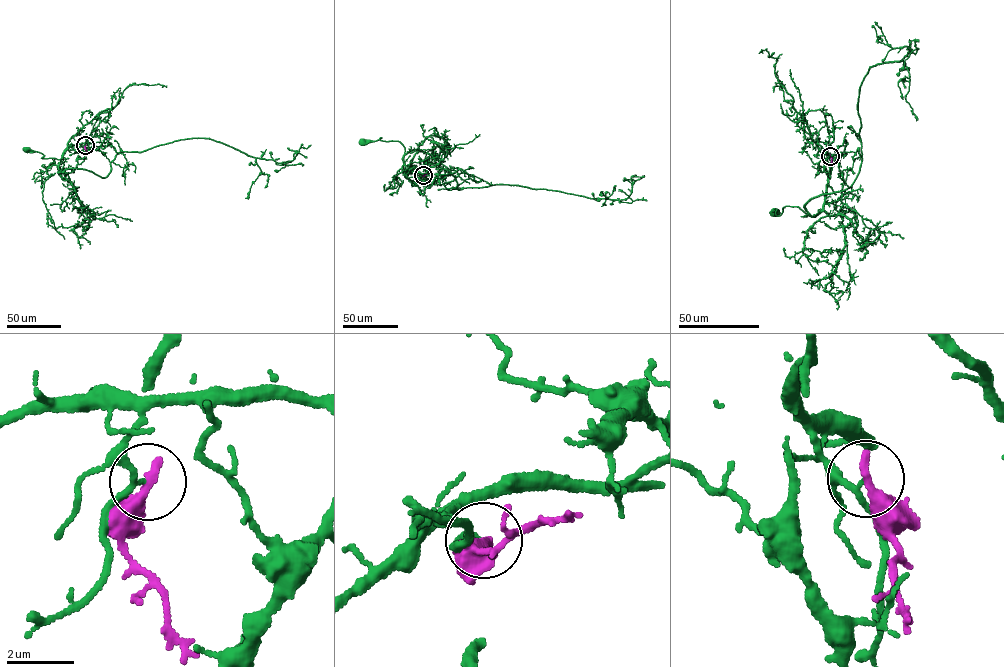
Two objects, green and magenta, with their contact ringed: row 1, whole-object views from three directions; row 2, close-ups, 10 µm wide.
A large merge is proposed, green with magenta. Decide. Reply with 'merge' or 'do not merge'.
do not merge

